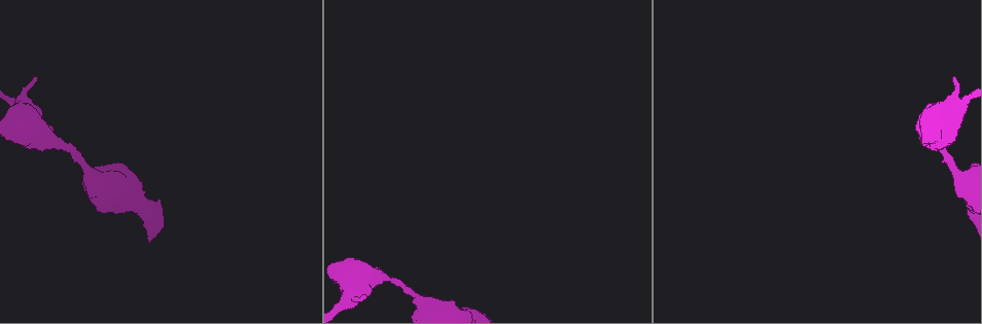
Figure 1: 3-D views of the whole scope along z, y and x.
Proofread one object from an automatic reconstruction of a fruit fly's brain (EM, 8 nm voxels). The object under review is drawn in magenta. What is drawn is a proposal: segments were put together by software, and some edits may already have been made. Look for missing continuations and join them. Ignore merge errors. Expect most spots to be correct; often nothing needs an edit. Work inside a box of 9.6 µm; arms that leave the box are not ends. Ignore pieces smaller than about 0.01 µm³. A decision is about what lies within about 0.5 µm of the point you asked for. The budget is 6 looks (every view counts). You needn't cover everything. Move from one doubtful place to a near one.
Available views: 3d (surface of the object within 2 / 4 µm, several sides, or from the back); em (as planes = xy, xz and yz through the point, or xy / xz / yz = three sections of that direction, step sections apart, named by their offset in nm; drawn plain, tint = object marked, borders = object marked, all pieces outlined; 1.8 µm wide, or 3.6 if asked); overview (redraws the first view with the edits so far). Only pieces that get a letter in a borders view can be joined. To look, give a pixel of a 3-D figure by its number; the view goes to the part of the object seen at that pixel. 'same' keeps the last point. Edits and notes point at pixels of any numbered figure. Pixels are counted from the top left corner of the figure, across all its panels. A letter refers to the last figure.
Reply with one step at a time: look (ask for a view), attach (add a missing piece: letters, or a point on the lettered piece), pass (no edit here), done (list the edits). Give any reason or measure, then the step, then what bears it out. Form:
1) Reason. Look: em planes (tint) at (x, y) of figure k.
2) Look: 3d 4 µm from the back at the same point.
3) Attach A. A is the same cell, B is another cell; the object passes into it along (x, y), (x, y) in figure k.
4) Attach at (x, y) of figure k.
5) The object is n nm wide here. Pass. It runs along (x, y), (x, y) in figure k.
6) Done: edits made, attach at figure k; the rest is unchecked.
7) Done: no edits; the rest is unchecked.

Branch stops here. Look: 3d 2 µm at (952, 79) of figure 1.

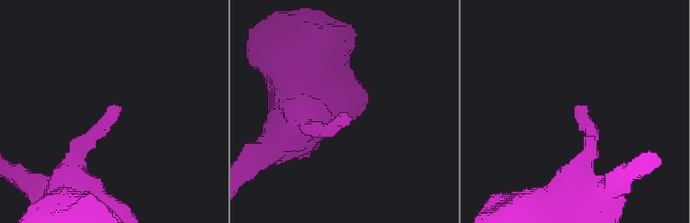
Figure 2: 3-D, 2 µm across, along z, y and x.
Look: em planes (borders) at (115, 107) of figure 2.

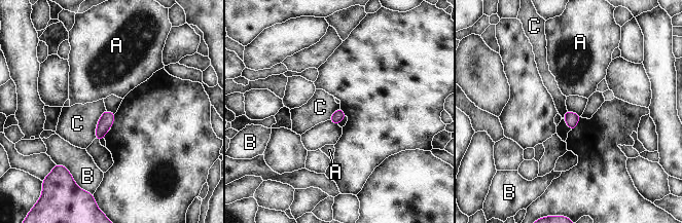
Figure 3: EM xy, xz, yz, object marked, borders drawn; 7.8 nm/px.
Pass. A, B and C are other cells; no lettered piece goes on from it.

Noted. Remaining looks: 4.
Sudden change in width. Look: em planes (borders) at (52, 142) of figure 1.

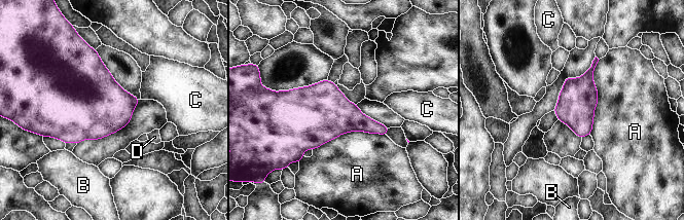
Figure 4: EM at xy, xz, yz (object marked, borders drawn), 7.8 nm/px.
The object is 300 nm wide here. Pass. A, B, C and D are other cells; none of them fits.

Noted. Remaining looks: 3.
Thick turns thin. Look: em 3.6 µm xz step 8 (tint) at (965, 179) of figure 1.

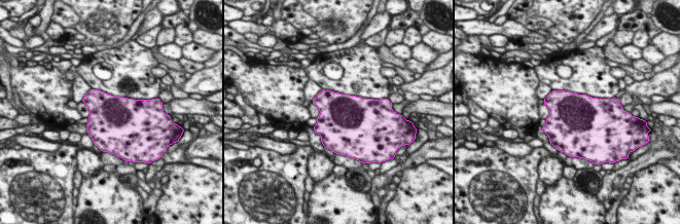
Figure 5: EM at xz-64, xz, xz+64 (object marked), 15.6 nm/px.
Look: em 3.6 µm planes (borders) at the same point.

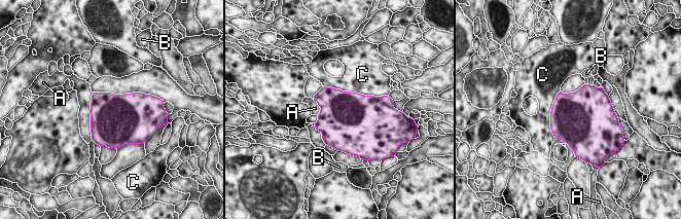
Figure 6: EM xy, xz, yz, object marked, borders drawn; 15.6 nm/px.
Pass. A, B and C are other cells; a border runs along (323, 85), (372, 96) in figure 6; no lettered piece goes on from it.

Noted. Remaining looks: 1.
Done: no edits; the rest is unchecked.

